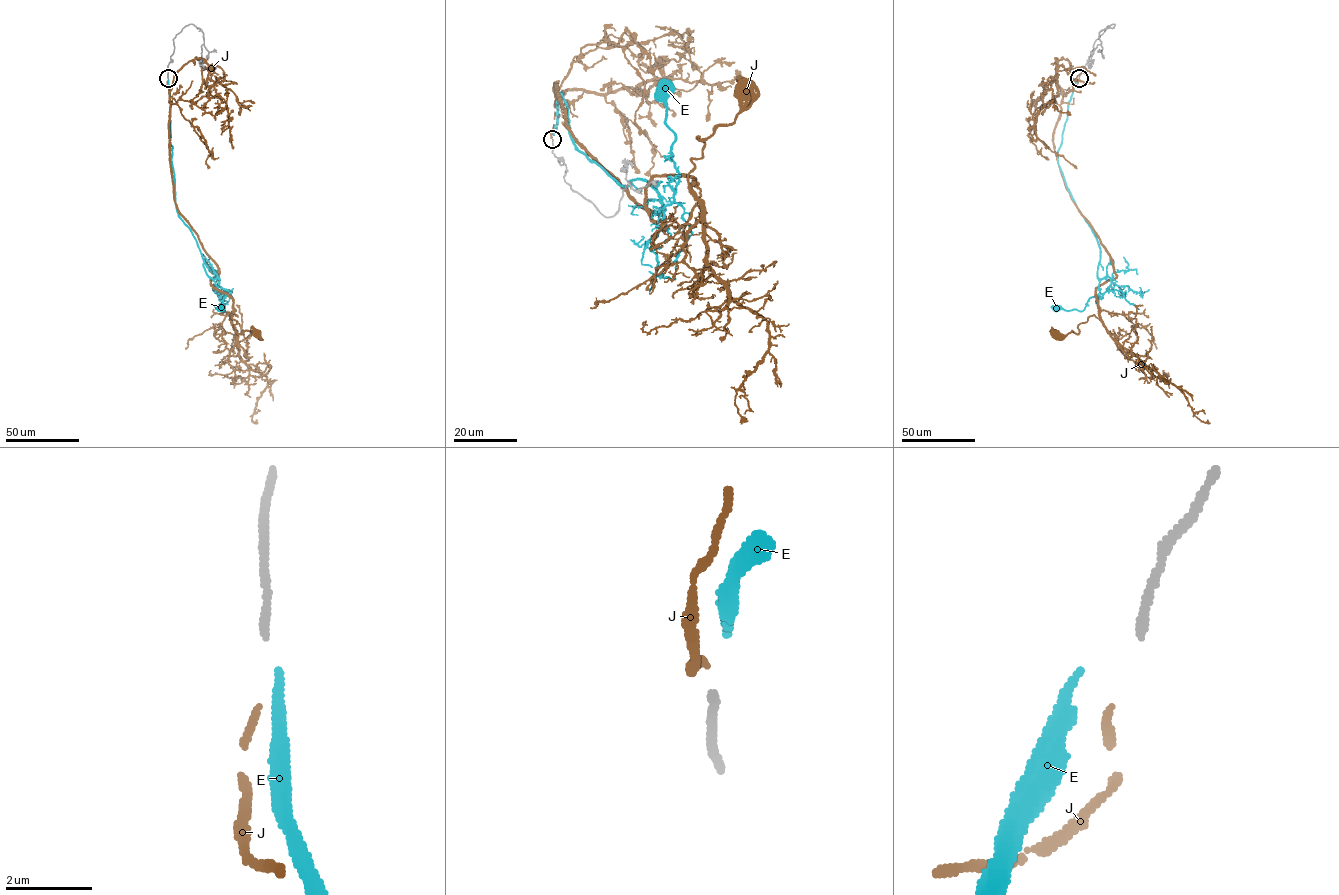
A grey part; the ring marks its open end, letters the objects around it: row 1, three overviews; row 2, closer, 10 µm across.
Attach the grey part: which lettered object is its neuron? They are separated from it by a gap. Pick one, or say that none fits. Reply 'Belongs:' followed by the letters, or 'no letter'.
Belongs: J

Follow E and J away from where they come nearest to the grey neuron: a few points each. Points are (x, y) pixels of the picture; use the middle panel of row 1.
E: (553, 135), (561, 92), (576, 147), (620, 184), (642, 179), (662, 209), (679, 173), (666, 89)
J: (552, 137), (556, 83), (570, 133), (660, 220), (645, 188), (695, 183), (697, 137), (732, 124), (744, 88)

